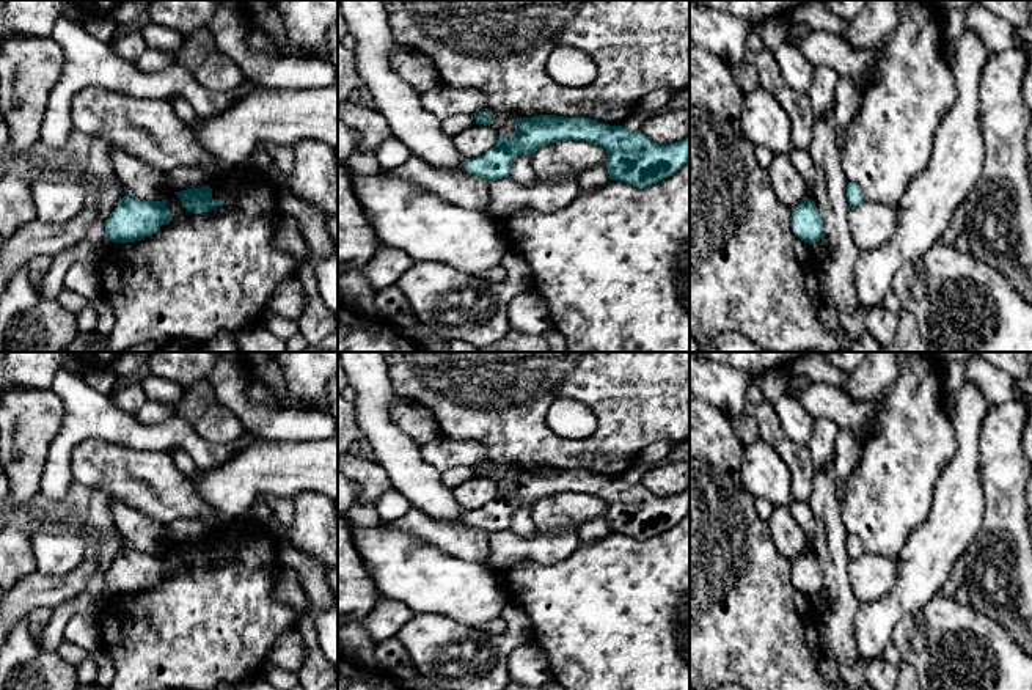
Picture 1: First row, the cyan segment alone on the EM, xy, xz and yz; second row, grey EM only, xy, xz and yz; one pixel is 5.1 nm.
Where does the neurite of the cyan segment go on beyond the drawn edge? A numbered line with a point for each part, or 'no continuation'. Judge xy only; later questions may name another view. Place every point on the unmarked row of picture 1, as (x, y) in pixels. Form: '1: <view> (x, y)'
no continuation

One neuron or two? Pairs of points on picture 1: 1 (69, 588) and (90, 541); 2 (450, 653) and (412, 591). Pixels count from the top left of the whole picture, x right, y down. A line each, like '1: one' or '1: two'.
1: one
2: two

